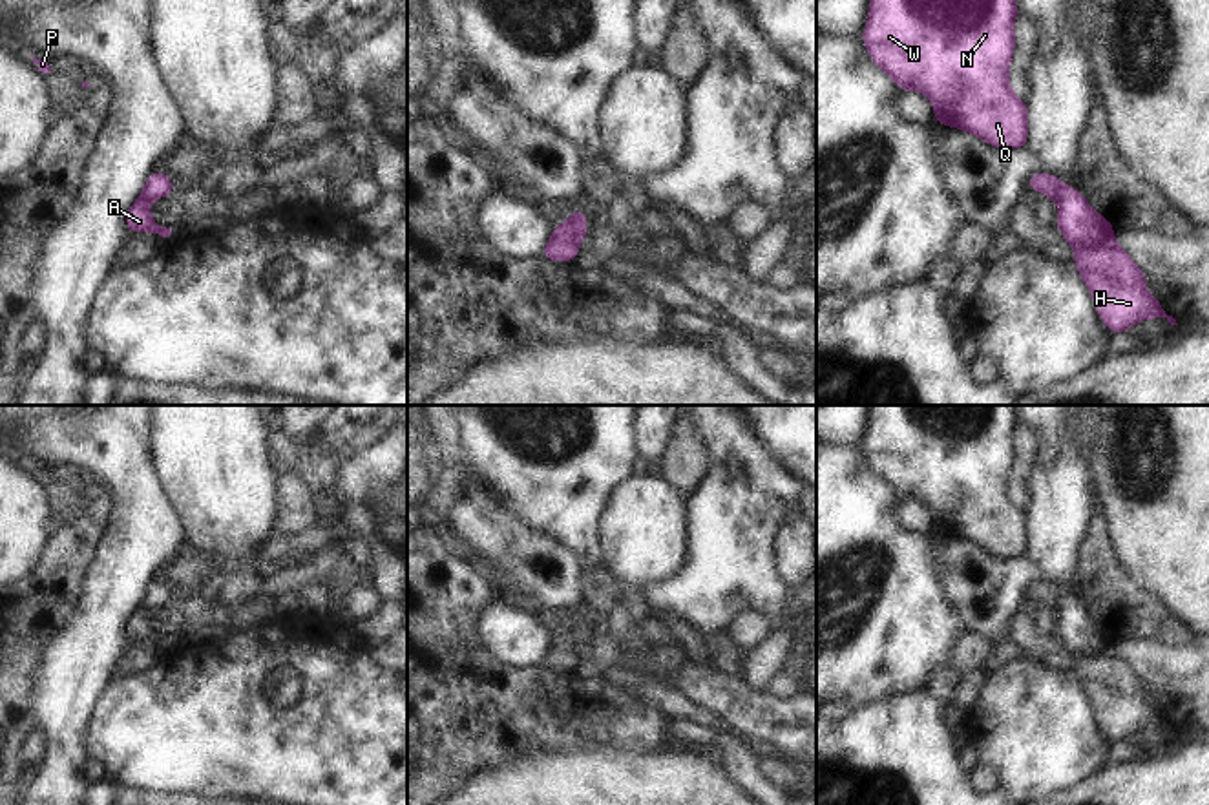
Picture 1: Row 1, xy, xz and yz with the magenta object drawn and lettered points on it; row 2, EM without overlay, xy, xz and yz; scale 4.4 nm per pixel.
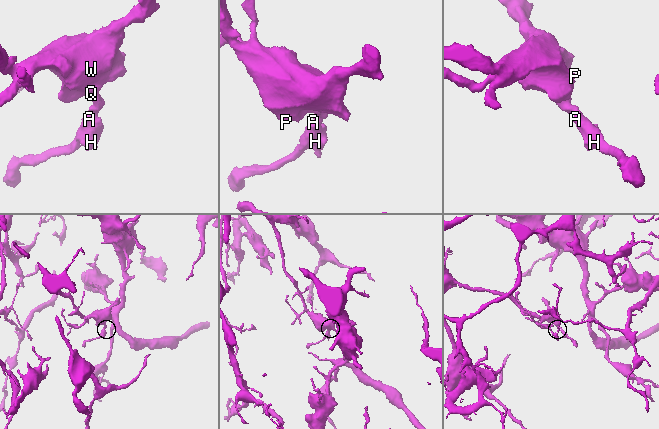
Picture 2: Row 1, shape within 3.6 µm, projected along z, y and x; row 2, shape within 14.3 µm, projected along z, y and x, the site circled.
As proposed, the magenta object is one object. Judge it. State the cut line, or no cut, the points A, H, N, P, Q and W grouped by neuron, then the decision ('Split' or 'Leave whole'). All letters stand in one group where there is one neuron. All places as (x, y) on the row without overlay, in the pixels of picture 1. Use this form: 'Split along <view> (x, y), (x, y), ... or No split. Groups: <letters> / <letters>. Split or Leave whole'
No split. Groups: A H N P Q W. Leave whole.

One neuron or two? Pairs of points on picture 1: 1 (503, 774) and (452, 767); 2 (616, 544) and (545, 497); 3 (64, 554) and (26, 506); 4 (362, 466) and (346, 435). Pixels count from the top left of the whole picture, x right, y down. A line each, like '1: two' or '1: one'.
1: two
2: two
3: two
4: two

